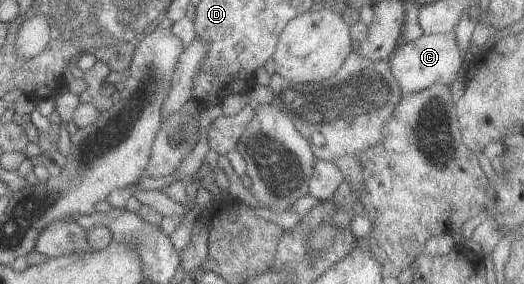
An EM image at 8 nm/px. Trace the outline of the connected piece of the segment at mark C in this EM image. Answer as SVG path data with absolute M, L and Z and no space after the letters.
M448 30L448 32L422 34L416 40L405 43L403 46L396 45L387 62L391 76L396 80L401 95L404 95L424 90L432 84L449 86L460 70L462 60L456 45L454 30Z

